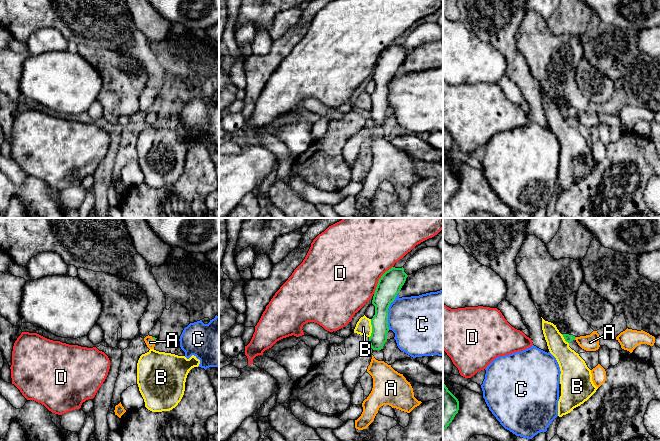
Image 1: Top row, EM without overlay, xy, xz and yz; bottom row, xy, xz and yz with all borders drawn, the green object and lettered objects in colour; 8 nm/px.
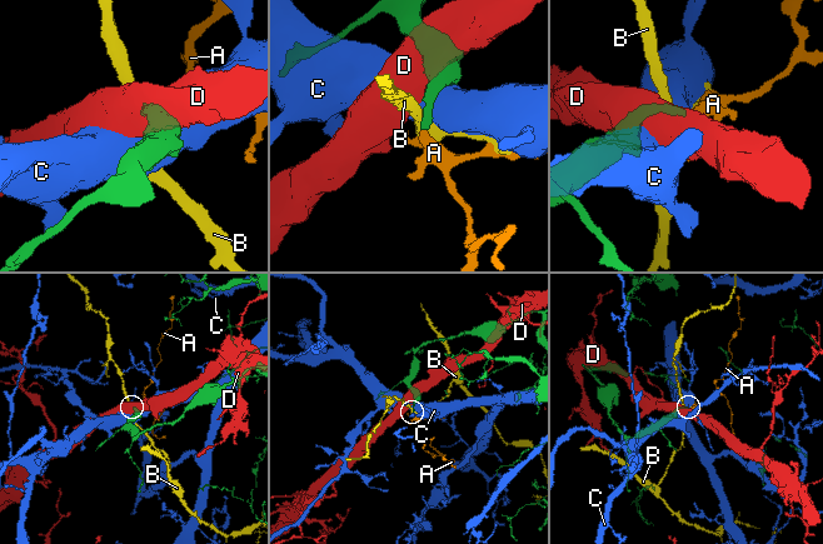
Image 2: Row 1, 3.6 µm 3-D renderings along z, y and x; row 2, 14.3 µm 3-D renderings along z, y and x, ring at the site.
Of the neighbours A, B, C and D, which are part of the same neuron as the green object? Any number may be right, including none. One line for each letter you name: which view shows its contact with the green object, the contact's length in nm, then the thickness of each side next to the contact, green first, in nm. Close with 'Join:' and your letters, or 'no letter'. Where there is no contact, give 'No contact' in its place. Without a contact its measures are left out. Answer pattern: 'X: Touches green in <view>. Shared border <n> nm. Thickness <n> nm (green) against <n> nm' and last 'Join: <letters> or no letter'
A: Touches green in yz. Shared border 30 nm. Thickness 70 nm (green) against 130 nm
Join: A

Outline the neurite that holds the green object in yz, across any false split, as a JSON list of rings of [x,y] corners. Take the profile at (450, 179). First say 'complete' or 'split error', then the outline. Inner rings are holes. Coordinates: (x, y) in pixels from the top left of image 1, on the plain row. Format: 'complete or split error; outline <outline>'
complete; outline [[[443,159],[443,207],[449,202],[459,186],[458,175]]]

